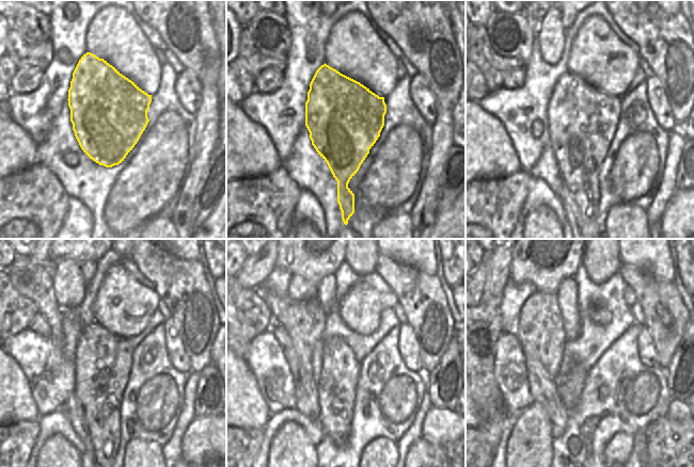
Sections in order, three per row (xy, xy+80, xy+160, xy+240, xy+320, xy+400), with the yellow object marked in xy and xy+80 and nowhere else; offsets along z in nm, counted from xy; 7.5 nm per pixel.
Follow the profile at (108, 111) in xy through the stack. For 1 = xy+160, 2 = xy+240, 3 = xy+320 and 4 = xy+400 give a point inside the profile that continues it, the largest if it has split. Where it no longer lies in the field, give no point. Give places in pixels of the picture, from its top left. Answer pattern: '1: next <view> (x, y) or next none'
1: next xy+160 (582, 119)
2: next xy+240 (103, 360)
3: next xy+320 (336, 386)
4: next xy+400 (569, 387)

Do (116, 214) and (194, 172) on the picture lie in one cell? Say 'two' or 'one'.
two

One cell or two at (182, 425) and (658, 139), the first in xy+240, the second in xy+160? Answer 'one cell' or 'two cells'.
two cells

